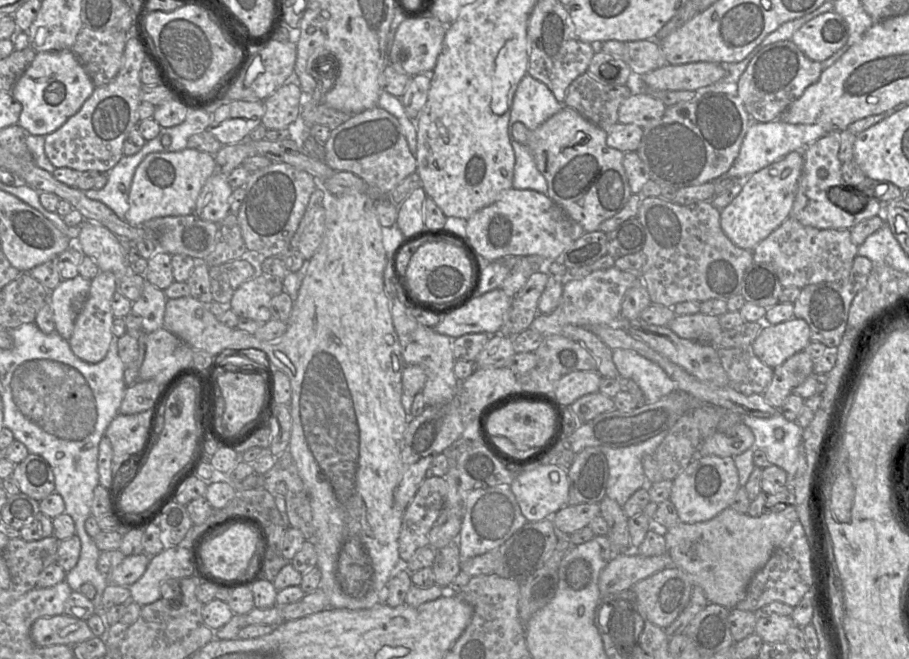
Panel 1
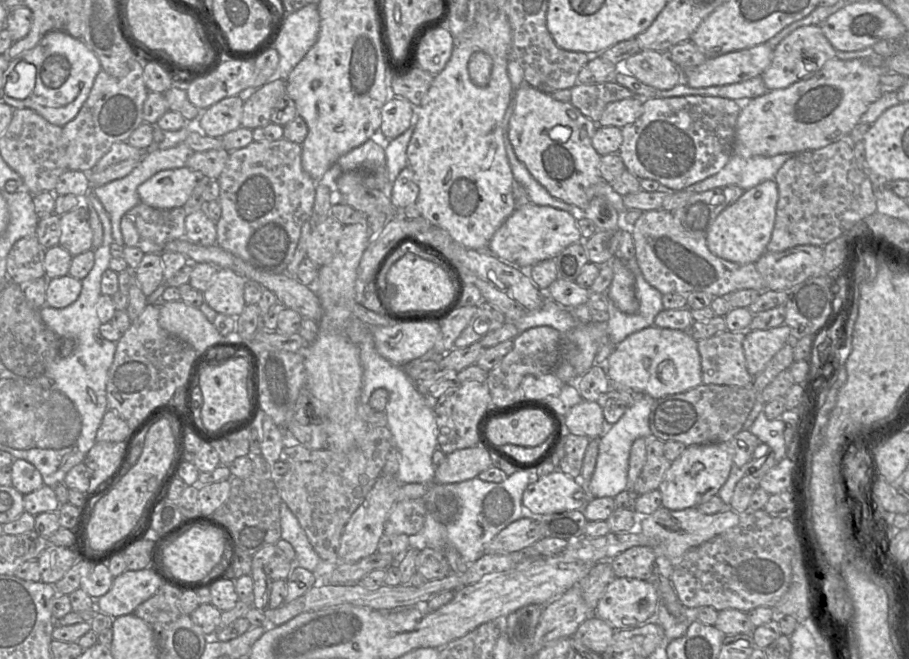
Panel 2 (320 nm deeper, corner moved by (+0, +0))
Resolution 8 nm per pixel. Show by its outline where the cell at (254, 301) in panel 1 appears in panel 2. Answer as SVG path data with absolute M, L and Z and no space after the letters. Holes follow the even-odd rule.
M218 269L213 281L203 292L204 302L214 311L236 318L246 306L244 286L246 280L230 269Z

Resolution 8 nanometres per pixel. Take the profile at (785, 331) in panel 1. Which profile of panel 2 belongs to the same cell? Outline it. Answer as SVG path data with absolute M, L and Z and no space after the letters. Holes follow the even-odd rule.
M786 324L768 330L747 330L743 340L743 351L748 372L755 377L790 341L791 332Z

